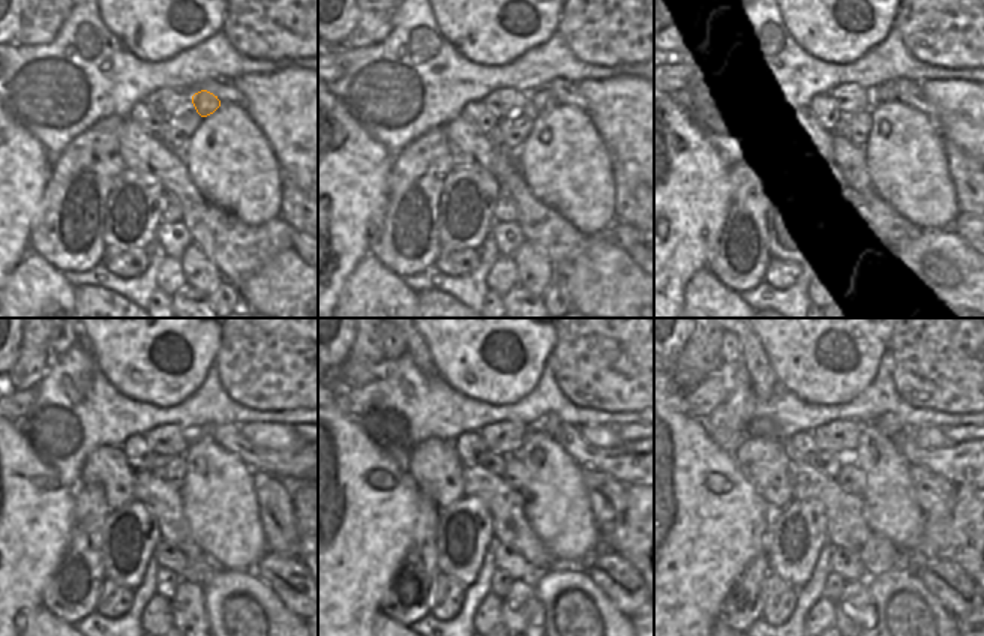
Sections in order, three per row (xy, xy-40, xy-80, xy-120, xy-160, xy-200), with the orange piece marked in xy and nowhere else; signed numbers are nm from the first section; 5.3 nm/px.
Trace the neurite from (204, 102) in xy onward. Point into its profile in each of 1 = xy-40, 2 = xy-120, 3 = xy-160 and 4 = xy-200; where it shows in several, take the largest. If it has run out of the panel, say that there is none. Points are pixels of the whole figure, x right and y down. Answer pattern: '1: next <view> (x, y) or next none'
1: next xy-40 (542, 99)
2: next xy-120 (207, 428)
3: next xy-160 (548, 423)
4: next xy-200 (887, 425)

